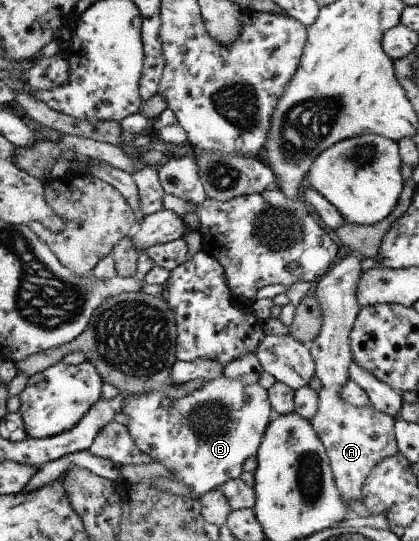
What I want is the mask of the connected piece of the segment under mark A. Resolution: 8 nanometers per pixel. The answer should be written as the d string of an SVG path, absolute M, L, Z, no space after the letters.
M354 253L353 256L333 264L331 270L322 275L311 290L322 311L322 326L317 337L309 343L308 350L315 364L314 375L321 381L322 388L317 391L318 408L310 421L323 442L330 459L334 482L347 507L350 507L353 499L362 502L362 487L374 467L381 460L399 452L394 430L395 419L377 411L372 405L352 406L340 396L343 386L350 379L349 366L354 361L349 334L361 309L356 298L356 289L363 273L362 261Z

